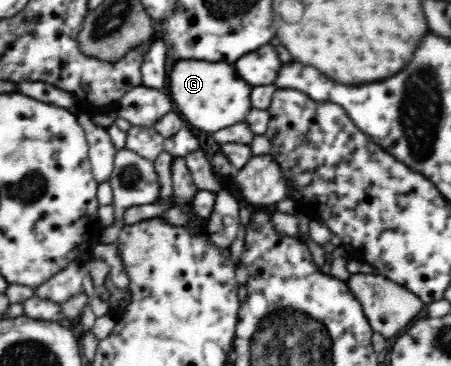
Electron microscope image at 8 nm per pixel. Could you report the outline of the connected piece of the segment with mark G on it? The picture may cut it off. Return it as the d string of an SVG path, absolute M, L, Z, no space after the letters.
M180 60L170 74L170 96L184 116L186 122L204 130L204 132L218 132L232 124L238 124L248 114L250 106L250 90L248 82L244 82L234 66L226 62L186 62Z

